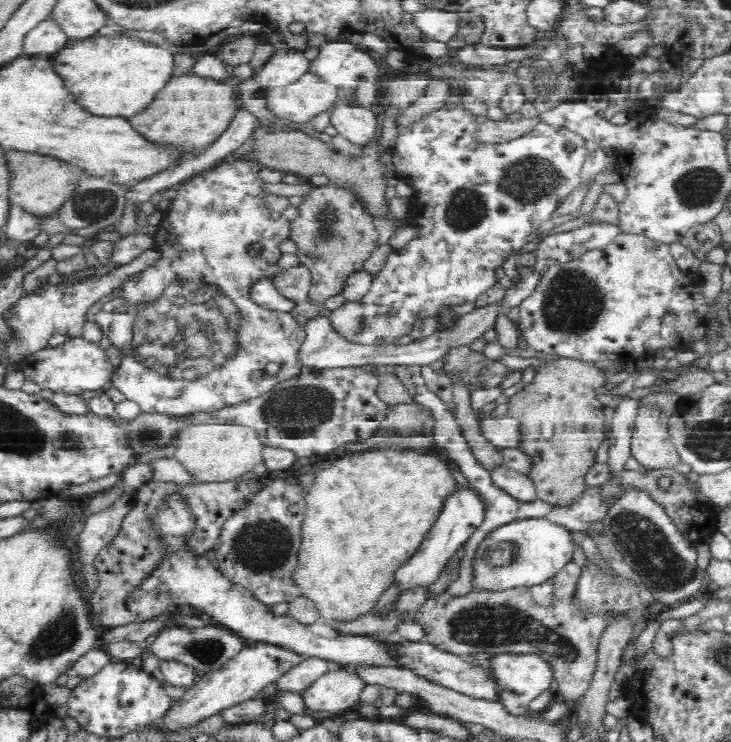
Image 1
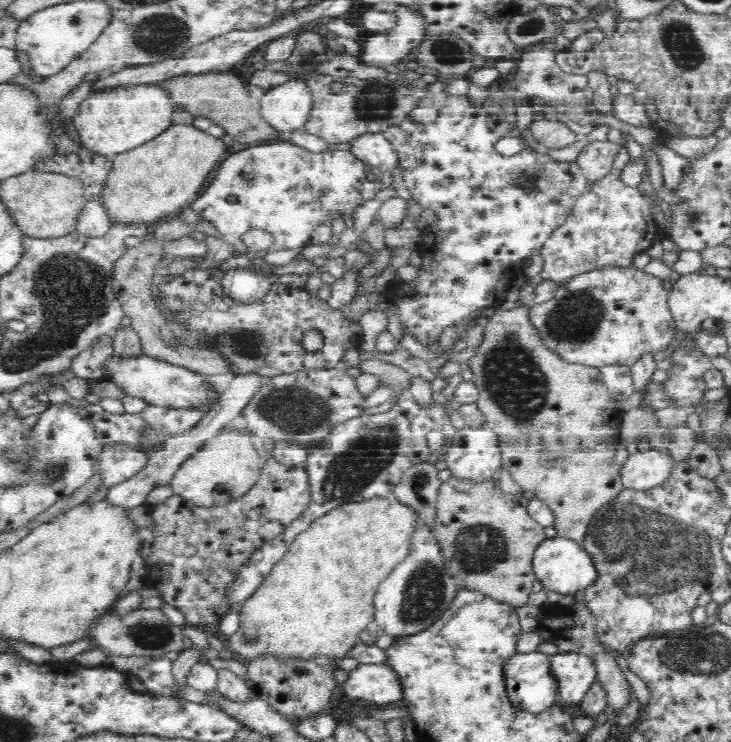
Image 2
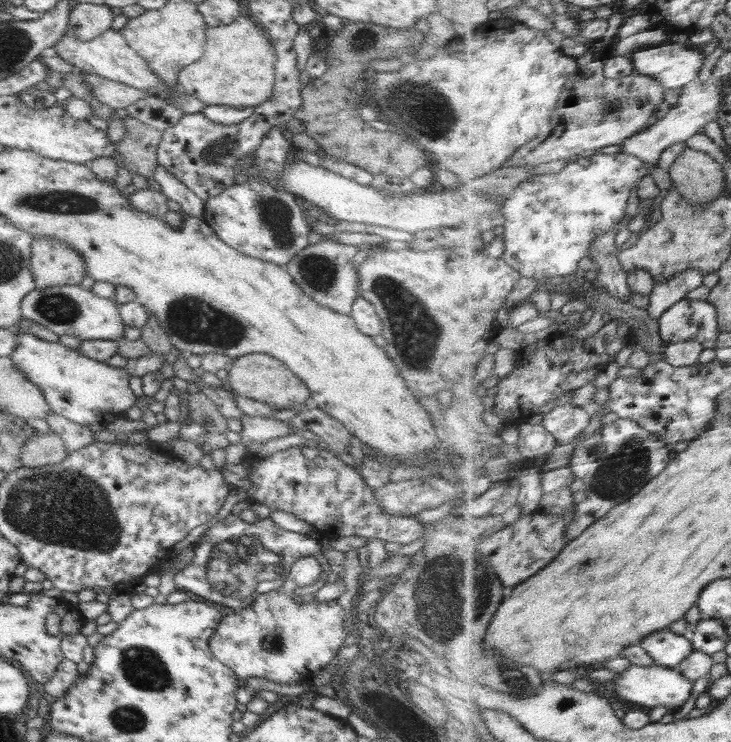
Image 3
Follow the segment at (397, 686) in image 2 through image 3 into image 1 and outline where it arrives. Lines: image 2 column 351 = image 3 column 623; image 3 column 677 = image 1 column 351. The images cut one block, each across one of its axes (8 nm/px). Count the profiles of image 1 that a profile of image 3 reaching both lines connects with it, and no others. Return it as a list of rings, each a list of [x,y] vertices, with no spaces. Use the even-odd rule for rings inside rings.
[[[337,666],[316,678],[301,693],[306,707],[340,715],[356,708],[359,696],[366,686],[367,682],[355,668]]]

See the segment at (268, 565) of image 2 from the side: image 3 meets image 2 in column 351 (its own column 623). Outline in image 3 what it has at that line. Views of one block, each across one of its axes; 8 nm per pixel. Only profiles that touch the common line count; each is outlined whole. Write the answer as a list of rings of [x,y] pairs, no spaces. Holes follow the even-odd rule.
[[[618,419],[612,424],[603,426],[602,429],[597,430],[588,438],[577,441],[573,458],[567,463],[573,469],[573,474],[577,476],[576,481],[571,486],[572,494],[574,494],[578,506],[576,518],[574,518],[575,522],[569,529],[571,542],[577,540],[588,528],[608,515],[614,508],[625,502],[630,502],[648,483],[662,475],[675,457],[670,449],[671,447],[660,440],[658,435],[639,426],[631,419]]]

